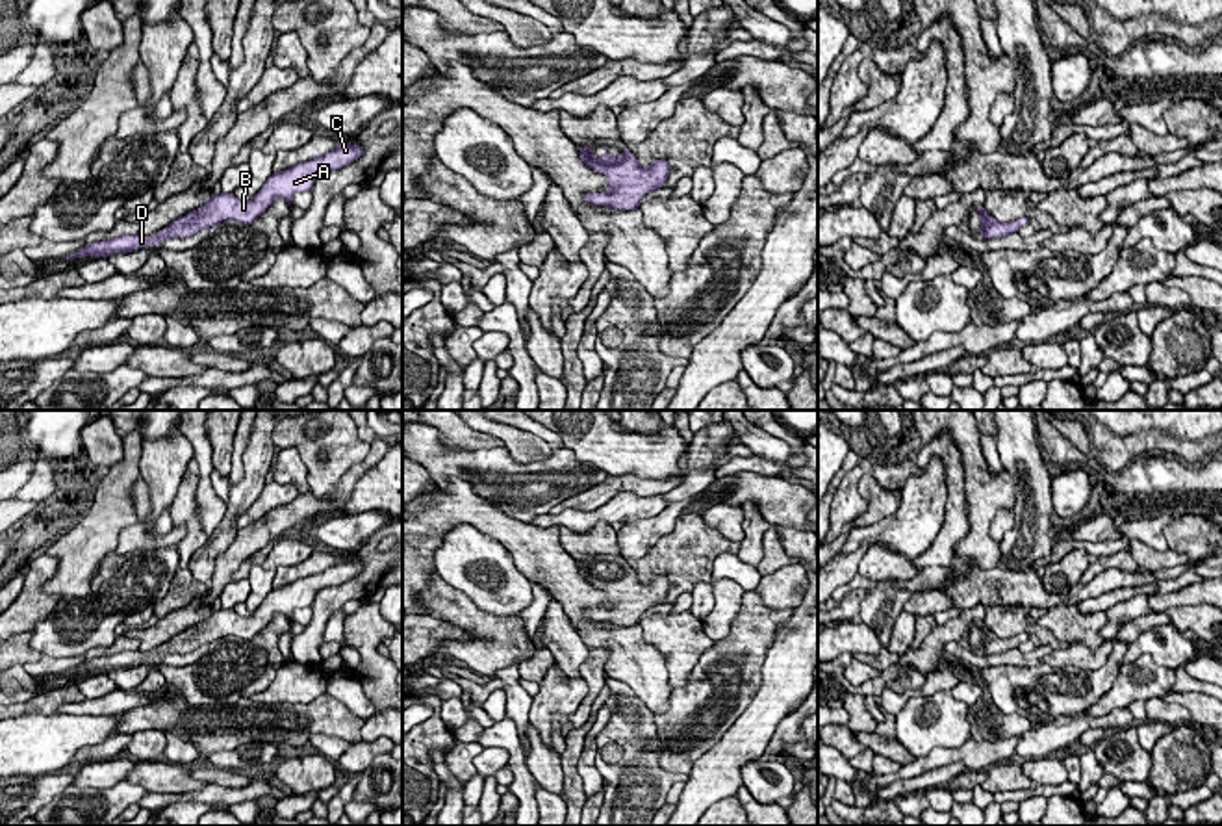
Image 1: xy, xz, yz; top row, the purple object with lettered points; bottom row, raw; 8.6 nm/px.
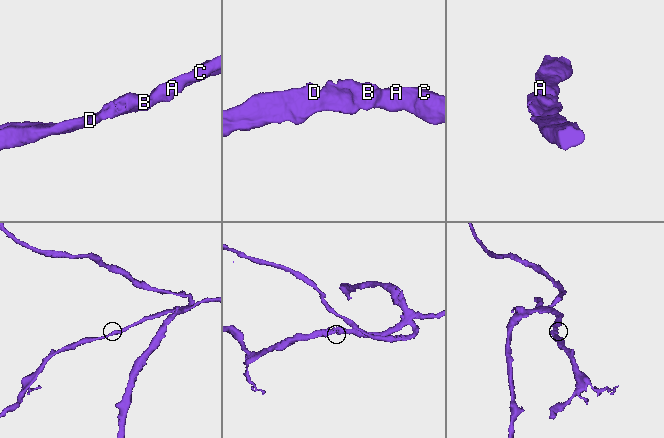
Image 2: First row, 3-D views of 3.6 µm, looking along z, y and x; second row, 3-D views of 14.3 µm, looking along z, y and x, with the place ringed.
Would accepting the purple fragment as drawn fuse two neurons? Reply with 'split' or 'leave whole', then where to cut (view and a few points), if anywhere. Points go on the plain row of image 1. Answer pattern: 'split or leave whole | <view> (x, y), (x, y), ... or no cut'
leave whole | no cut

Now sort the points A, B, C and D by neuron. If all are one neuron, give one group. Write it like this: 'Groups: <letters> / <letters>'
Groups: A B C D

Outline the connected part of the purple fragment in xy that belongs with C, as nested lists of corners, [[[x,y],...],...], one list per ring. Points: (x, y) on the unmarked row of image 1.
[[[339,559],[332,568],[313,574],[310,577],[297,579],[282,588],[273,588],[263,603],[250,614],[239,616],[234,609],[213,611],[208,620],[198,626],[178,633],[163,646],[156,648],[152,653],[139,650],[121,652],[115,655],[104,655],[78,665],[67,676],[93,672],[108,674],[117,668],[132,668],[148,661],[159,661],[169,653],[189,653],[200,646],[208,646],[223,637],[239,637],[250,640],[258,631],[261,631],[274,614],[284,614],[289,622],[295,609],[310,607],[315,594],[325,587],[336,587],[363,570],[360,561]]]

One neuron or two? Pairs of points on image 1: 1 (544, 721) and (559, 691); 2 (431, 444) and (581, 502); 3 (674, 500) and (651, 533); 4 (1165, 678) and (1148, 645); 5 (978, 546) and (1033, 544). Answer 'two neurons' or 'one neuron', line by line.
1: one neuron
2: two neurons
3: one neuron
4: two neurons
5: two neurons

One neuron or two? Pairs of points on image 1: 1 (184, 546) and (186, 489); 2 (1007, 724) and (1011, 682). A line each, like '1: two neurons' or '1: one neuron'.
1: one neuron
2: two neurons

